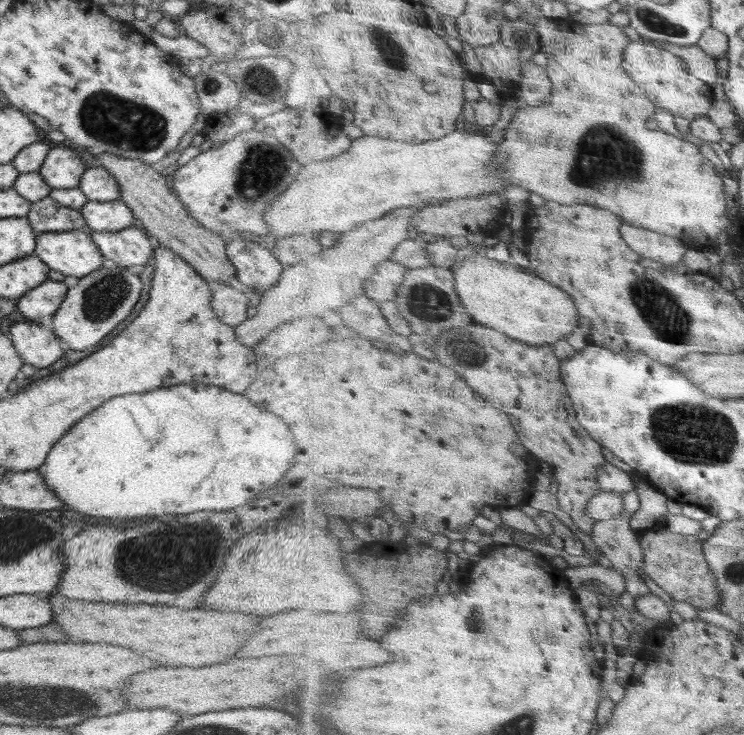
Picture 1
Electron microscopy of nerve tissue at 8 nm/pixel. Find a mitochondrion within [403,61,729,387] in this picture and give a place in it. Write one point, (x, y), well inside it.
(605, 156)

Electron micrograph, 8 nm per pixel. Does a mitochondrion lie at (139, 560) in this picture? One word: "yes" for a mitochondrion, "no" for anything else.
yes

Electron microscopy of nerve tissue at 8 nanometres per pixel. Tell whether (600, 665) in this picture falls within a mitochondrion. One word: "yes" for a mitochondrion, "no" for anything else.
no

